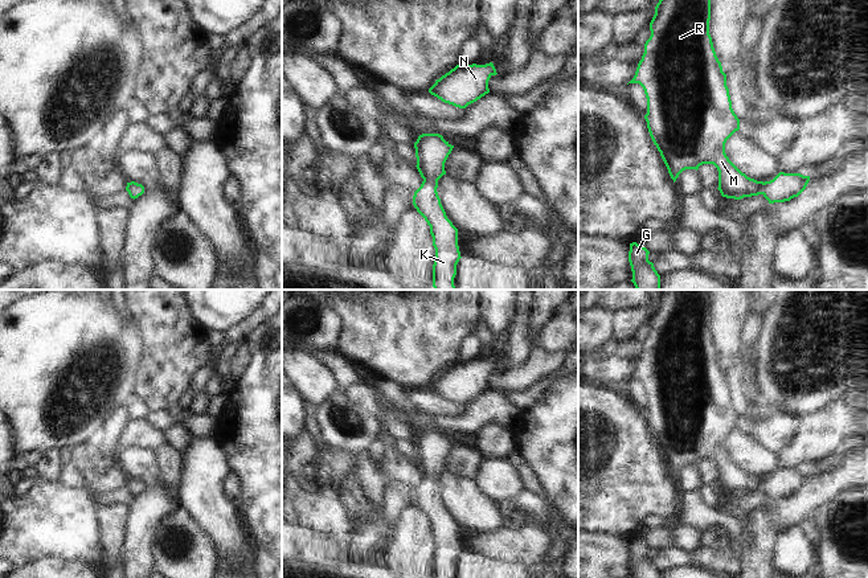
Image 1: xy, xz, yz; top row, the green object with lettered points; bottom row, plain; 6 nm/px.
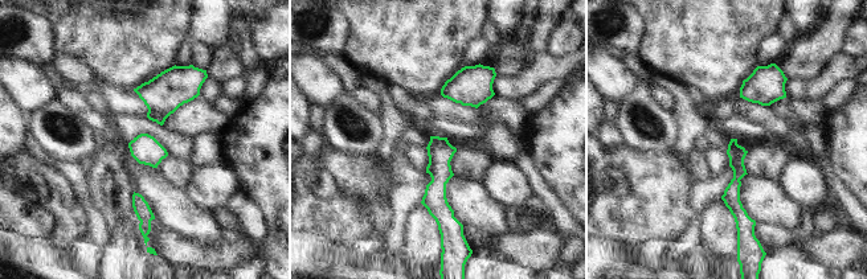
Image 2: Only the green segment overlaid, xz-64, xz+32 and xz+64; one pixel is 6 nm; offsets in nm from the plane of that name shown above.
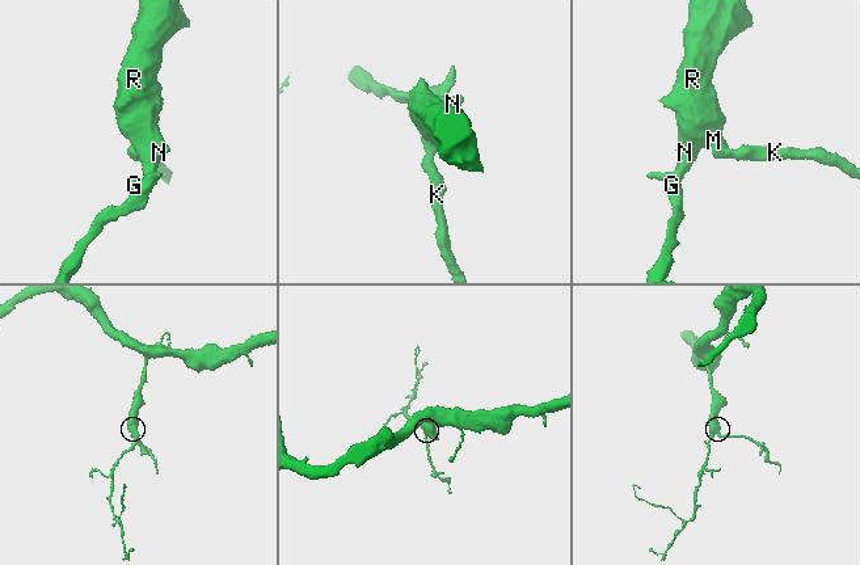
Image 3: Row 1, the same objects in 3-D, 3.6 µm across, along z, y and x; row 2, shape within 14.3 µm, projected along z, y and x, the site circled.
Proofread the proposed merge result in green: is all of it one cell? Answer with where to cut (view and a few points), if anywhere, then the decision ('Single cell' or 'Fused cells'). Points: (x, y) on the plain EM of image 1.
No split. Single cell

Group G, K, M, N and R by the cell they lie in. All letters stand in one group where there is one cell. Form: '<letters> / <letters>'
G K M N R

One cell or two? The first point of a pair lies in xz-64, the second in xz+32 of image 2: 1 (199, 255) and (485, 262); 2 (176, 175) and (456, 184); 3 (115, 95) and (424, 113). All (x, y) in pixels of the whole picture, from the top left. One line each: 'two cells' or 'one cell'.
1: two cells
2: two cells
3: two cells

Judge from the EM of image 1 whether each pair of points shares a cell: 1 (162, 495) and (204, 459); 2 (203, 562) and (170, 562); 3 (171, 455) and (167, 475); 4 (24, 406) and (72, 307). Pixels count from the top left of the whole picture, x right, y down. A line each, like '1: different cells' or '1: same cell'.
1: different cells
2: same cell
3: same cell
4: same cell

